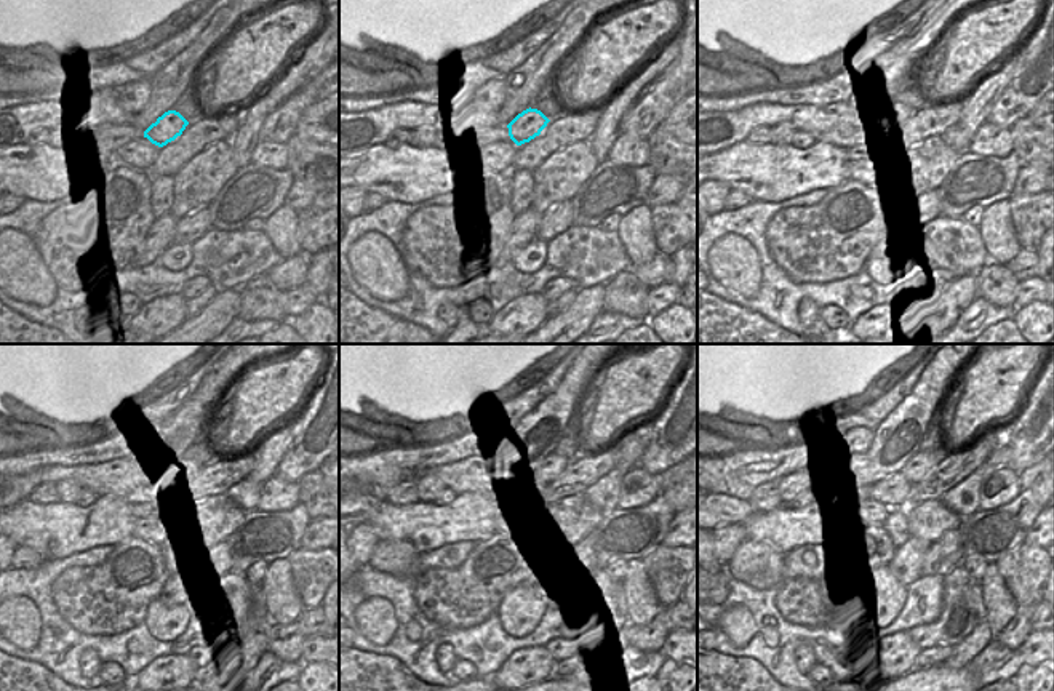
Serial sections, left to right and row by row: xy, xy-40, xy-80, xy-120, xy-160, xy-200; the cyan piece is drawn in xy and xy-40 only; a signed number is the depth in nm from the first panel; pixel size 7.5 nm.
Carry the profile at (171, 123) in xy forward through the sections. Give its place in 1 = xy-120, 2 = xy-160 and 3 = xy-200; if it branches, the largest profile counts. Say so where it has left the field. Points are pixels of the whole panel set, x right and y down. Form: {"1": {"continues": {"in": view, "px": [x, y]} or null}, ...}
{"1": {"continues": {"in": "xy-120", "px": [191, 469]}}, "2": {"continues": {"in": "xy-160", "px": [552, 466]}}, "3": {"continues": {"in": "xy-200", "px": [918, 466]}}}

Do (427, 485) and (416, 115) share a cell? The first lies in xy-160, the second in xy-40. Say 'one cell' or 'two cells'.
two cells

